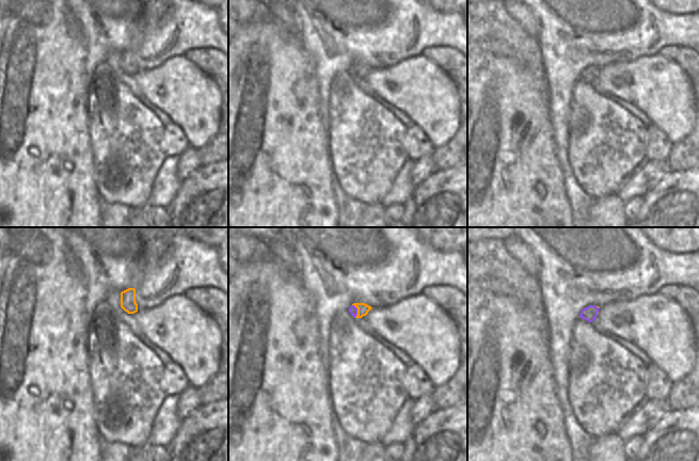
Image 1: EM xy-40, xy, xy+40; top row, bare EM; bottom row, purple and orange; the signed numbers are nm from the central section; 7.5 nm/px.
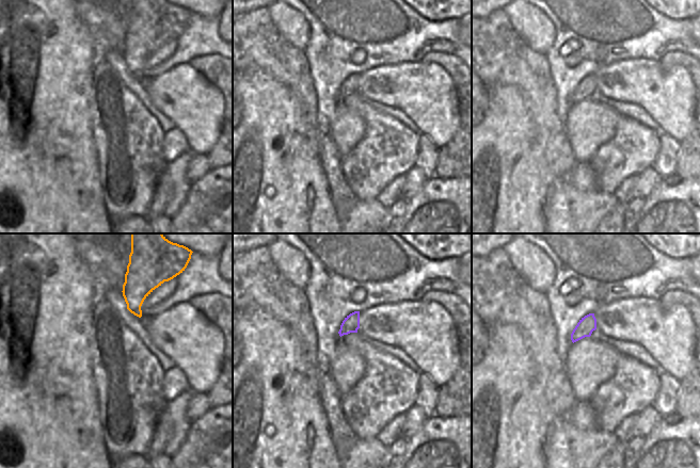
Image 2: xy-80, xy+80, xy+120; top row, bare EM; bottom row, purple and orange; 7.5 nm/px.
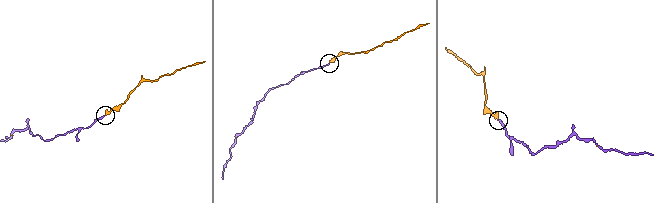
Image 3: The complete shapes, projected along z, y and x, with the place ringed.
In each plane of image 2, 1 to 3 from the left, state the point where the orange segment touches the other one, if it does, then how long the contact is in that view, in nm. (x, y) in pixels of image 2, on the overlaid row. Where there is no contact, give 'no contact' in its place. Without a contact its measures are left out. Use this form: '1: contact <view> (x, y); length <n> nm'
1: no contact
2: no contact
3: no contact

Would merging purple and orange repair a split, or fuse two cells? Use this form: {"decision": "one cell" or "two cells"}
{"decision": "one cell"}

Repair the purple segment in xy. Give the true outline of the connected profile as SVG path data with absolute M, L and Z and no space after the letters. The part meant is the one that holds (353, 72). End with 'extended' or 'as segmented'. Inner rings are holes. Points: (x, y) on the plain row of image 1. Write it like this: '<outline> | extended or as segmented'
M353 64L349 69L349 74L354 79L362 79L363 77L366 77L371 69L371 67L365 64Z | extended

